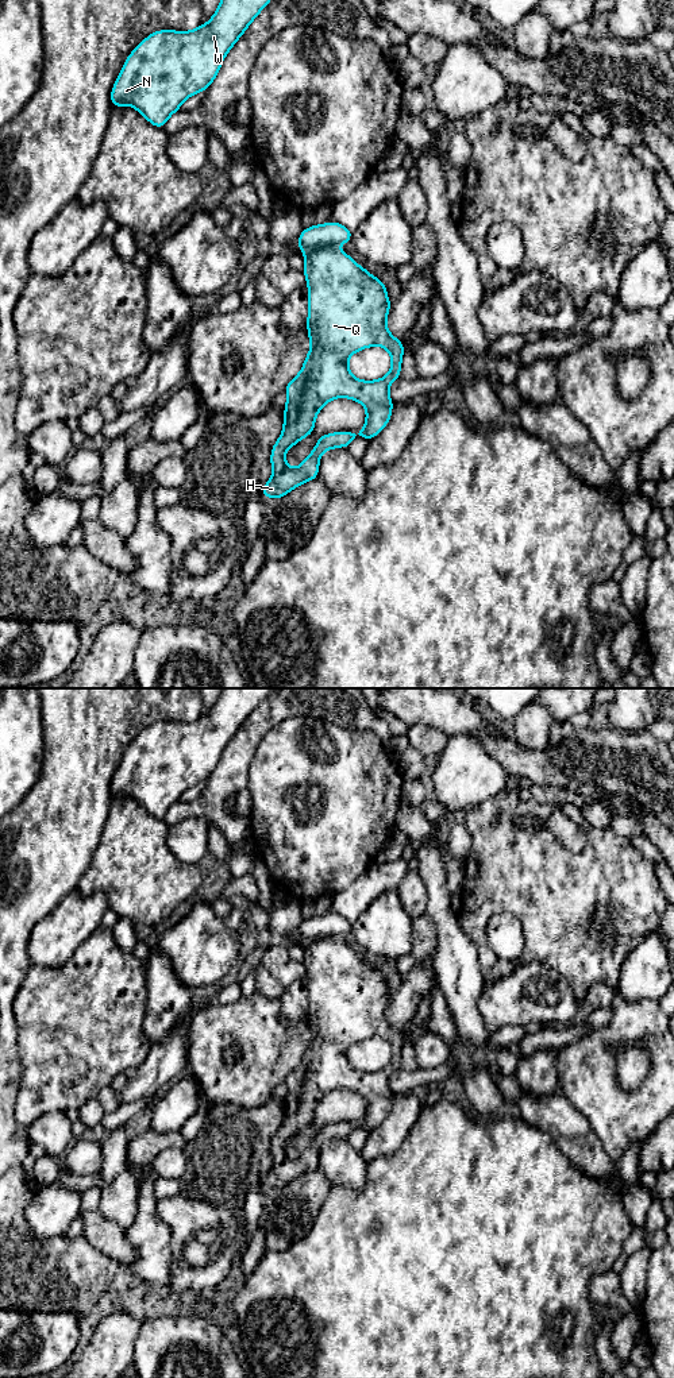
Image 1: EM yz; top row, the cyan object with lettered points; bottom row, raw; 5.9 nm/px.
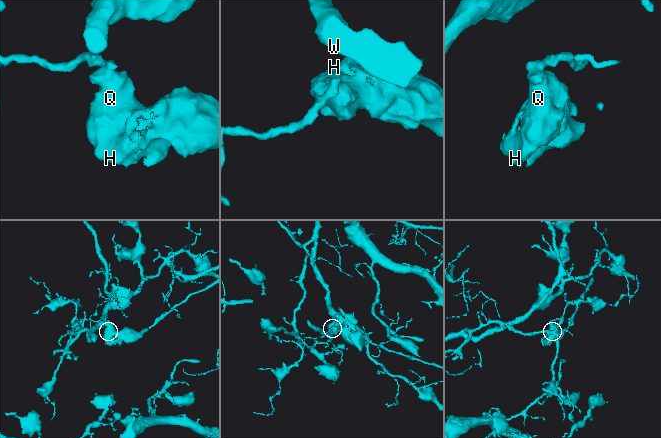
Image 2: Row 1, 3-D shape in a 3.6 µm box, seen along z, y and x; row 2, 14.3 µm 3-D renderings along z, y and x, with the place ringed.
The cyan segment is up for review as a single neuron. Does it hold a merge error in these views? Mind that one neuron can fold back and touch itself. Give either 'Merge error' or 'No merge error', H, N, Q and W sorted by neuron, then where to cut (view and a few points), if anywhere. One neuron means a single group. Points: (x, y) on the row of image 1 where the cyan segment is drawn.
Merge error. Groups: H Q / N W. Split along yz (332, 244), (315, 247), (305, 253)

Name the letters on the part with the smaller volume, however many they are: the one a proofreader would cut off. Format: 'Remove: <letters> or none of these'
Remove: H, Q

